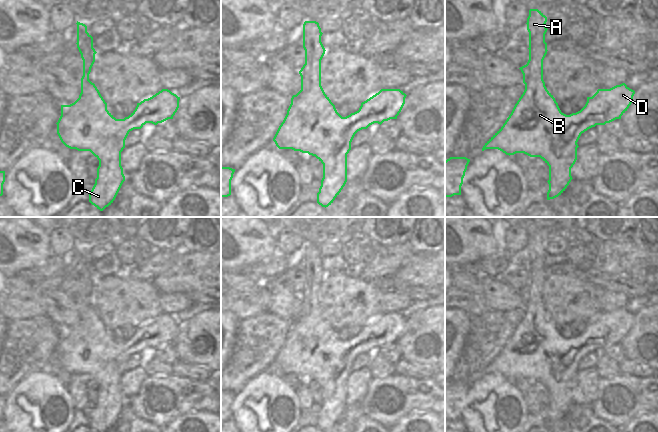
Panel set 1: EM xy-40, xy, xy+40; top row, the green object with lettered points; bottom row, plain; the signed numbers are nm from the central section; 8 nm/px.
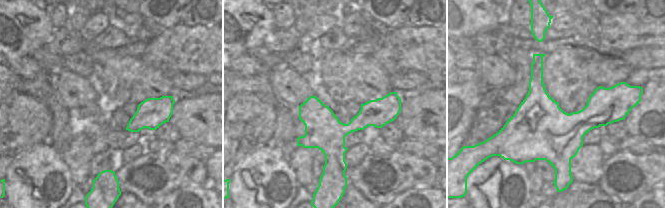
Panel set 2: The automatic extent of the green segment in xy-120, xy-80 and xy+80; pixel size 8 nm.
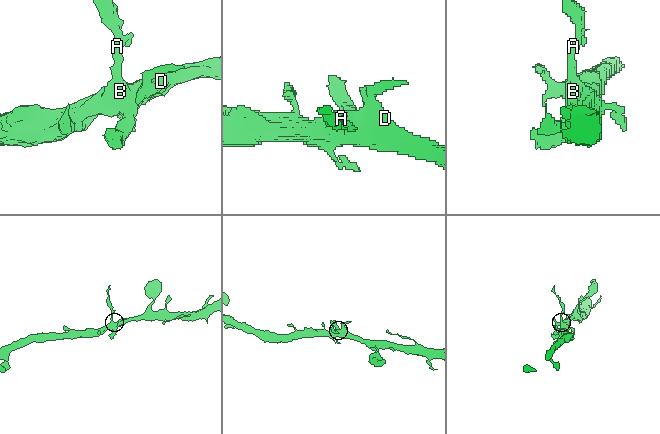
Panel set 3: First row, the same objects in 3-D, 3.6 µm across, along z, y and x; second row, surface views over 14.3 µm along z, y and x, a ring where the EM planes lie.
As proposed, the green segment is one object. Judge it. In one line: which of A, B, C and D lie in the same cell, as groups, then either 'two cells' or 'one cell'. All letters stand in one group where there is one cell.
A B C D; one cell

